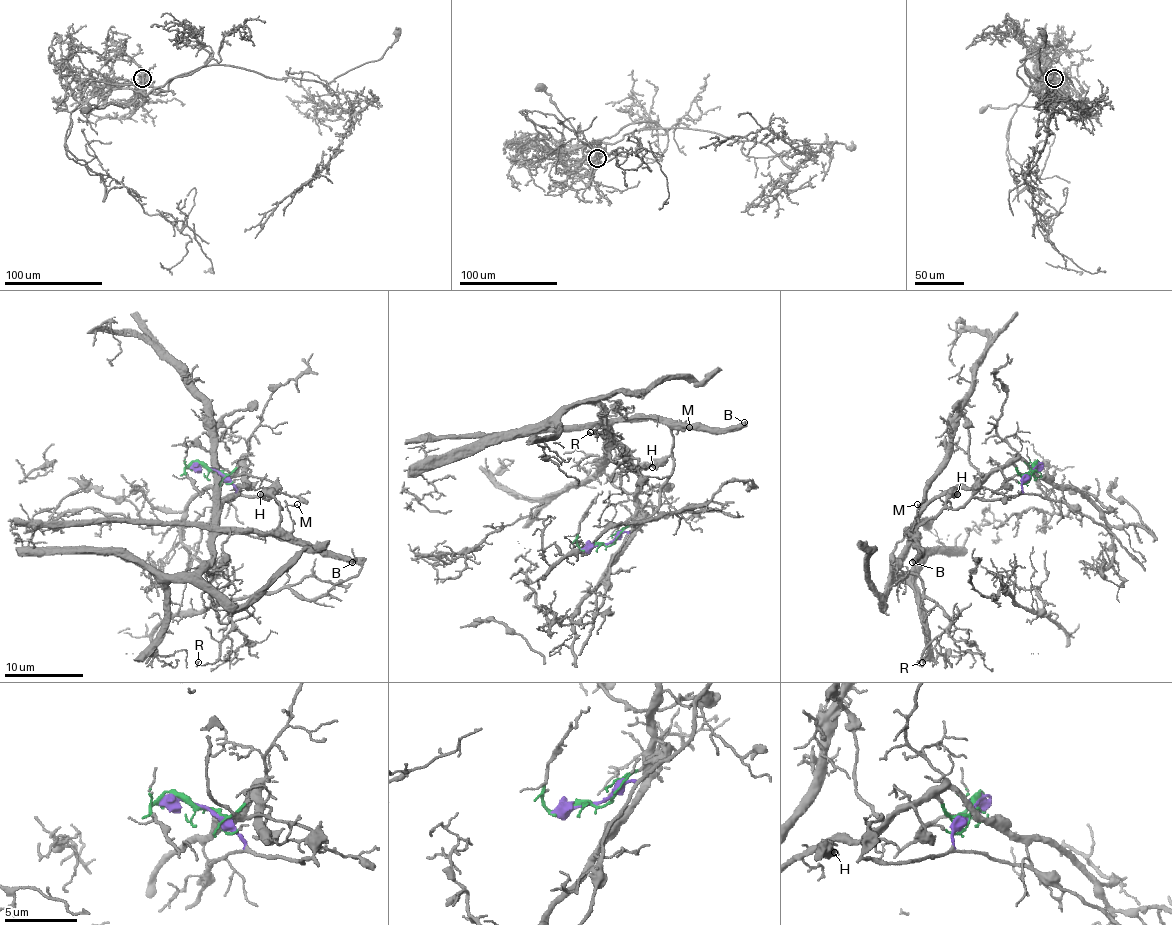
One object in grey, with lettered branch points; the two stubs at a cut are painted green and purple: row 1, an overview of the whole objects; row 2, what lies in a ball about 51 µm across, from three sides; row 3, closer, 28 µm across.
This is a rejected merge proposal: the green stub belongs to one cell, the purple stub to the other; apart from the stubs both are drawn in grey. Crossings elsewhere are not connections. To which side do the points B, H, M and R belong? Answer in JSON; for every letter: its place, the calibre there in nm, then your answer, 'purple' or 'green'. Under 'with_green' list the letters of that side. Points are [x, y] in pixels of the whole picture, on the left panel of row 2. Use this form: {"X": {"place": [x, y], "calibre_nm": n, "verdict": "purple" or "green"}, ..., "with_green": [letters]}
{"B": {"place": [352, 562], "calibre_nm": 500, "verdict": "purple"}, "H": {"place": [260, 494], "calibre_nm": 650, "verdict": "purple"}, "M": {"place": [297, 504], "calibre_nm": 110, "verdict": "purple"}, "R": {"place": [198, 662], "calibre_nm": 110, "verdict": "green"}, "with_green": ["R"]}

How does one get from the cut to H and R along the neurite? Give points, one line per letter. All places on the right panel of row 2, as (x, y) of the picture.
H: (1034, 468), (1017, 495), (997, 499), (973, 497), (951, 509), (945, 501), (957, 493)
R: (1034, 468), (999, 466), (971, 488), (941, 491), (918, 517), (896, 569), (914, 573), (951, 620), (922, 662)

